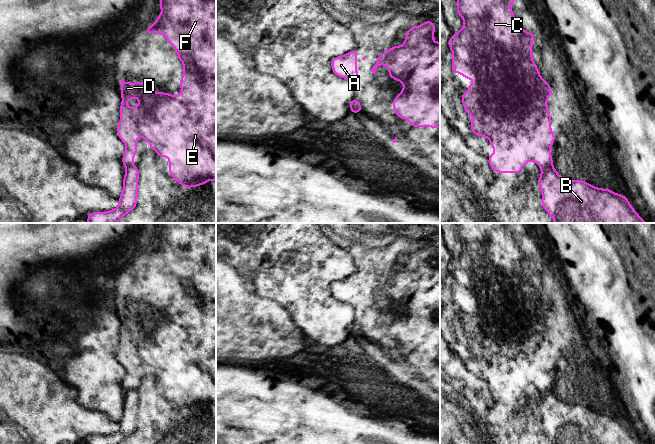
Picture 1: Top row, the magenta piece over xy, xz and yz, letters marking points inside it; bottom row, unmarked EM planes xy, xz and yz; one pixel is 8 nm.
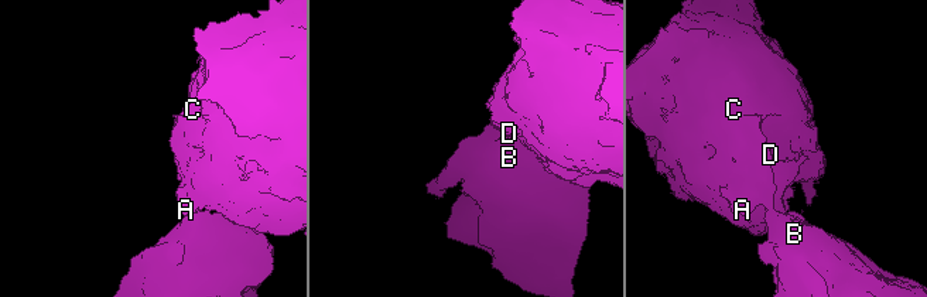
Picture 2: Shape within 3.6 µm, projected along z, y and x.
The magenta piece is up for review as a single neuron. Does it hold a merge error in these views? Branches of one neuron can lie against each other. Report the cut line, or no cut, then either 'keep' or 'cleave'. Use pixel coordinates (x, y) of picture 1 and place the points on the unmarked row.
yz (552, 389), (542, 392) | cleave

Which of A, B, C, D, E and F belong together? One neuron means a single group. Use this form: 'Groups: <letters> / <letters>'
Groups: A C D E F / B

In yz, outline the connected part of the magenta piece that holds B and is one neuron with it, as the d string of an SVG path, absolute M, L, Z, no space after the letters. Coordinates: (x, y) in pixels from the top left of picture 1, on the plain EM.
M553 390L542 392L537 405L542 416L541 428L553 444L643 444L624 419L609 412L596 412L583 404L567 404Z

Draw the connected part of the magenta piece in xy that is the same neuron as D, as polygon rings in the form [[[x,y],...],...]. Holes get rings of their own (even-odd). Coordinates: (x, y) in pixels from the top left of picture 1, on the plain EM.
[[[160,223],[162,237],[157,245],[145,253],[147,258],[164,257],[166,264],[177,274],[183,288],[180,303],[181,318],[173,320],[166,316],[156,317],[143,305],[128,307],[121,302],[120,347],[117,359],[126,369],[122,381],[125,391],[133,390],[137,378],[137,361],[140,359],[150,368],[159,381],[169,382],[168,394],[173,402],[184,411],[204,409],[209,404],[216,406],[216,223]],[[139,322],[139,329],[130,332],[126,325]]]

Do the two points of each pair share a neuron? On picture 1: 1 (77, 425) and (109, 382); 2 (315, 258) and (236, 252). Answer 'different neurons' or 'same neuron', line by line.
1: different neurons
2: same neuron

